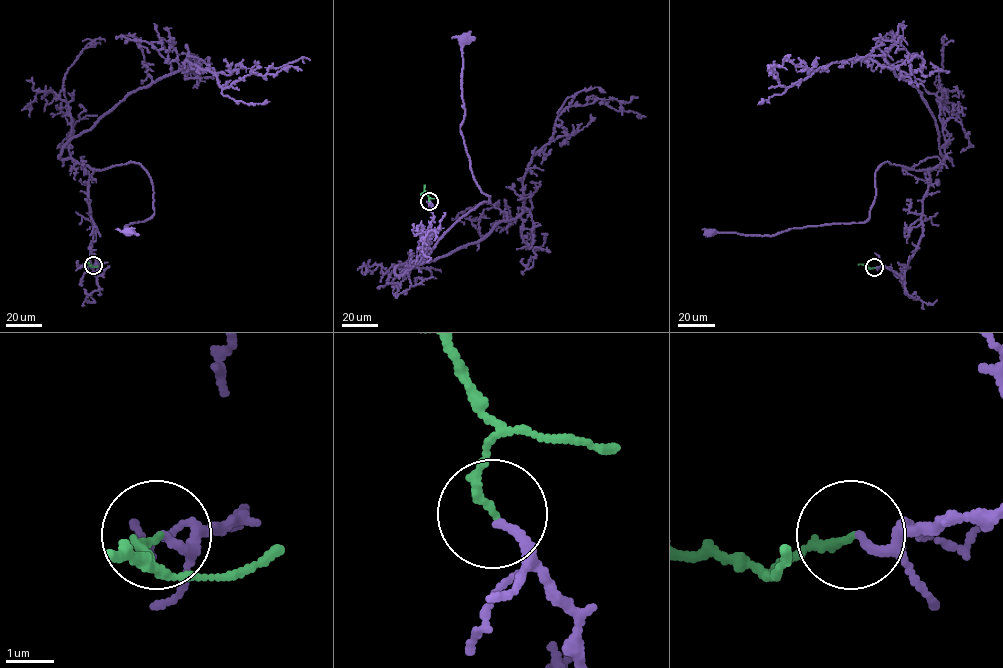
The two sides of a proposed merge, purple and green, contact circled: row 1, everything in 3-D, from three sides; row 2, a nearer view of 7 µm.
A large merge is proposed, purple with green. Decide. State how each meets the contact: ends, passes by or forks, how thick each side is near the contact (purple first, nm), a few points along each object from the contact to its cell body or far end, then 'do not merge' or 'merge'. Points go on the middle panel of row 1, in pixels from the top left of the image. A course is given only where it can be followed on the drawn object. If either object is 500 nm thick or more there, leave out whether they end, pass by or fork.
purple passes by; green ends there; 130 nm thick on the purple side, 170 nm on the other; purple runs (429, 201), (433, 219), (425, 255), (460, 218), (490, 202), (474, 178), (460, 130), (465, 39); green runs (429, 201), (425, 184); merge

